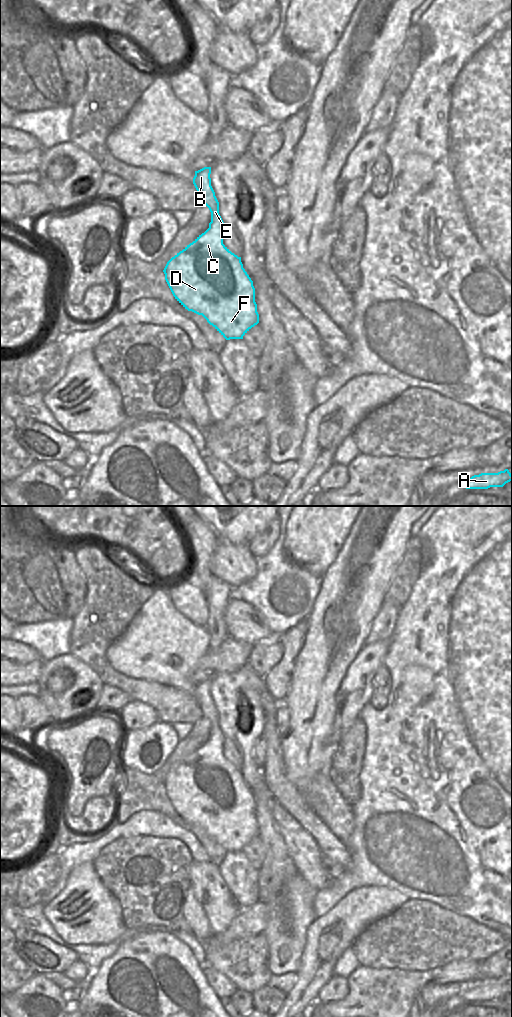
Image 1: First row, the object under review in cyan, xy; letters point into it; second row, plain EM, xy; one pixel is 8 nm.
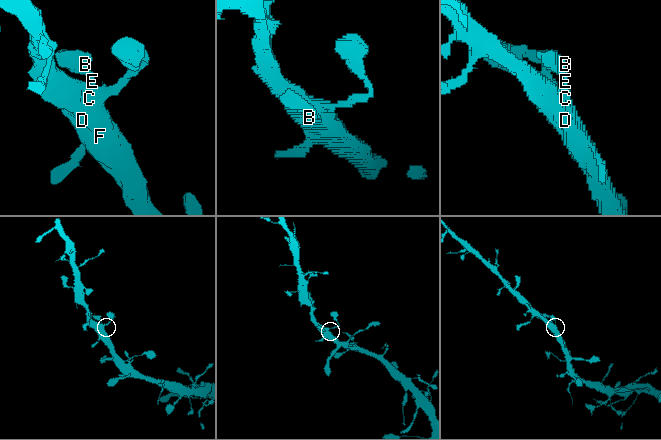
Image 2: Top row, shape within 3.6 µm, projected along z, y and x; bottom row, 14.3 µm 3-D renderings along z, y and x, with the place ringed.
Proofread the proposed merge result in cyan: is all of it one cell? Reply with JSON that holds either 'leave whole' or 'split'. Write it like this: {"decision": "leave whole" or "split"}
{"decision": "leave whole"}

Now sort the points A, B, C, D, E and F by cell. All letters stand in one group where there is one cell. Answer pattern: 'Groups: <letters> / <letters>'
Groups: A B C D E F.

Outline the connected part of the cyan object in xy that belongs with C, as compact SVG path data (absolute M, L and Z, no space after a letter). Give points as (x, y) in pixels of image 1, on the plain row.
M211 679L195 683L193 696L211 724L209 740L172 769L163 784L175 811L188 823L202 827L226 852L243 851L259 835L253 793L243 780L241 769L223 756L225 738L219 726L219 714L211 698Z

